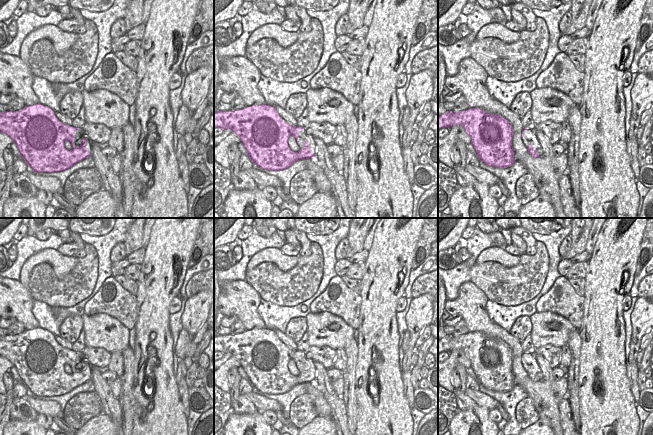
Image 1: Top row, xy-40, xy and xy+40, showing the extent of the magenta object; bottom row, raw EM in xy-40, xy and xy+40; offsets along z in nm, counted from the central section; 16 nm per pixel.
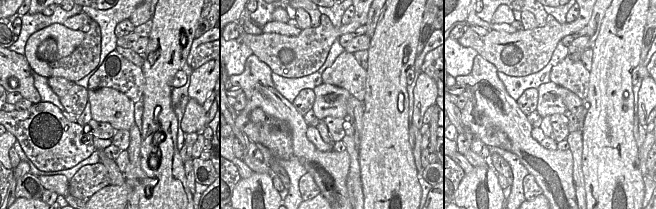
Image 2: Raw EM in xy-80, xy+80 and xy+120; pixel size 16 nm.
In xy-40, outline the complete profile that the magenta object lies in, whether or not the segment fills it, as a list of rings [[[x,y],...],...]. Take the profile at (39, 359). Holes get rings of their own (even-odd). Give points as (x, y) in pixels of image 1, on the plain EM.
[[[42,328],[25,330],[14,336],[0,336],[0,356],[7,358],[14,365],[22,383],[35,397],[61,396],[92,379],[91,365],[87,361],[82,361],[78,352],[63,348],[51,332]]]

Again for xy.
[[[262,328],[252,329],[236,335],[217,335],[214,338],[214,352],[231,353],[239,360],[241,367],[247,375],[247,379],[251,385],[262,393],[278,395],[290,391],[298,384],[306,384],[316,381],[316,368],[312,359],[307,359],[304,352],[292,350],[280,341],[274,330]],[[293,359],[297,369],[300,371],[298,376],[294,376],[289,372],[288,363]]]

